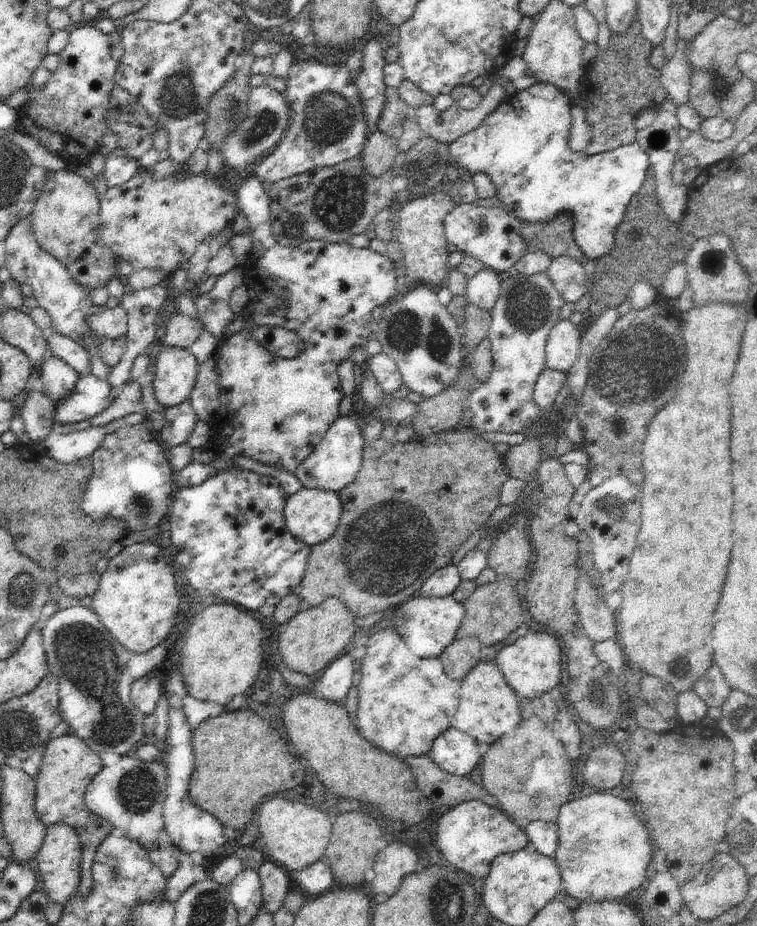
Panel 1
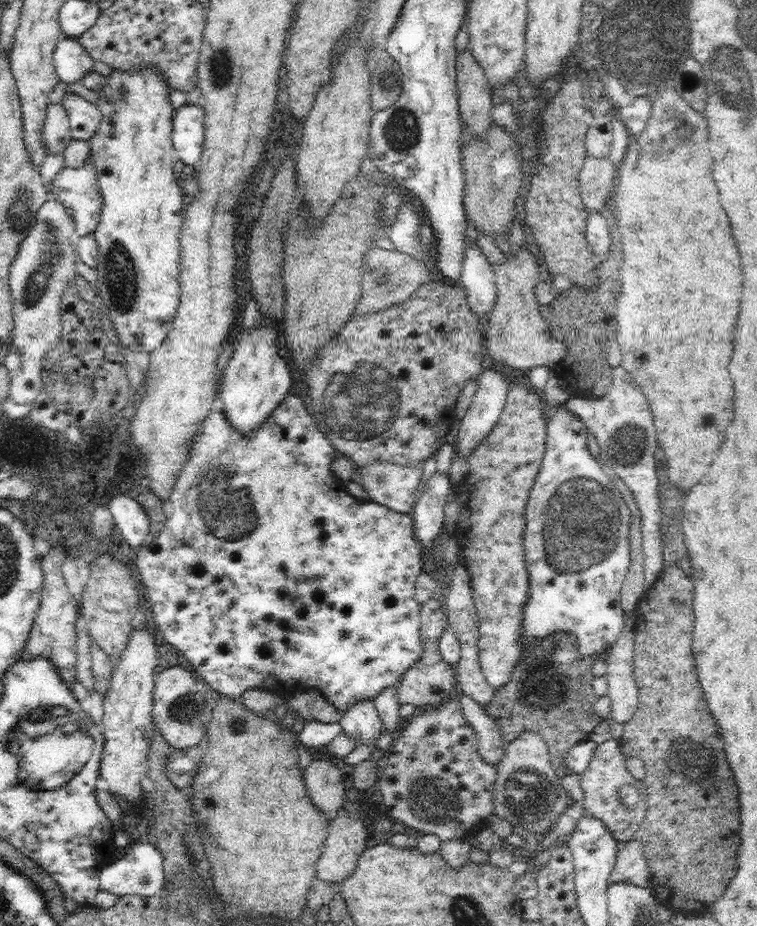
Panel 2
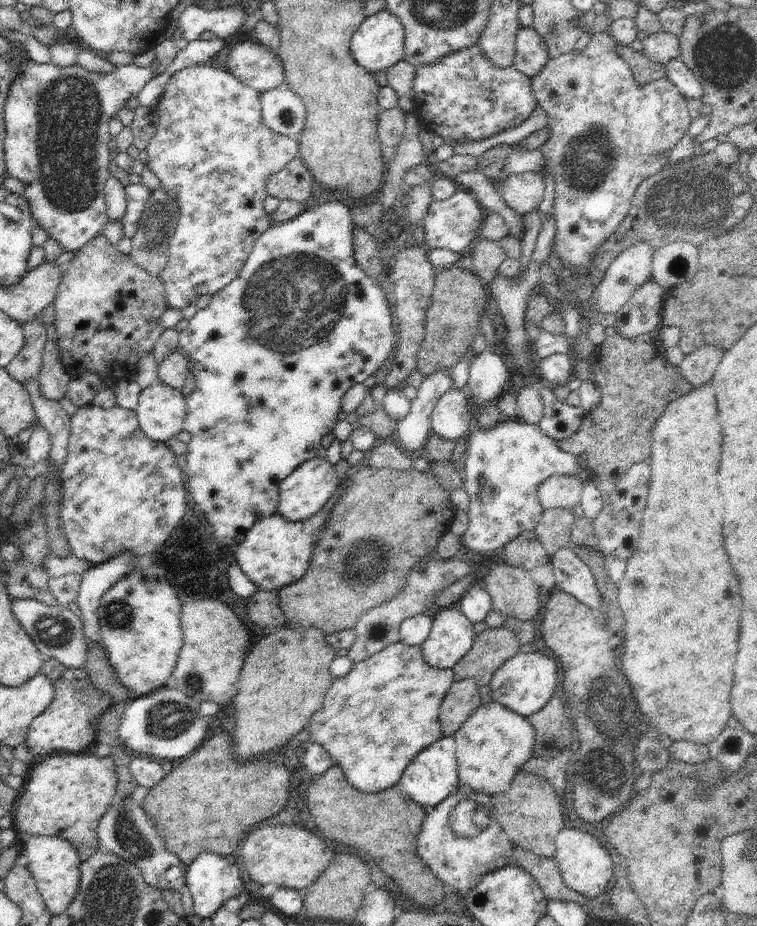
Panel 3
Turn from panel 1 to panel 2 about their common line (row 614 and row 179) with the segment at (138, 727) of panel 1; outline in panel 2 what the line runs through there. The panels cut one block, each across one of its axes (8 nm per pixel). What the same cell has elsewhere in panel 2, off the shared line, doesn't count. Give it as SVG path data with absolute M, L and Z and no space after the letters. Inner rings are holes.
M90 157L82 167L64 165L52 186L55 199L74 210L77 238L93 233L100 221L103 198Z

